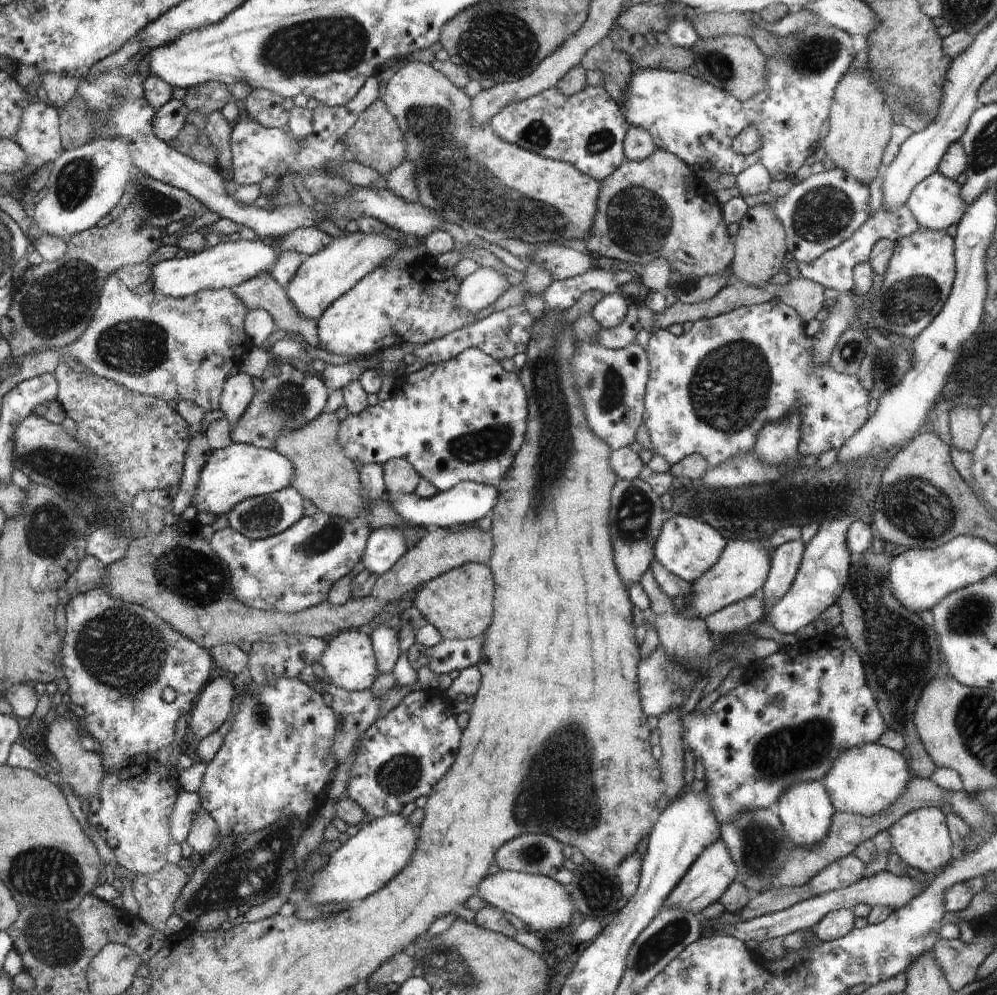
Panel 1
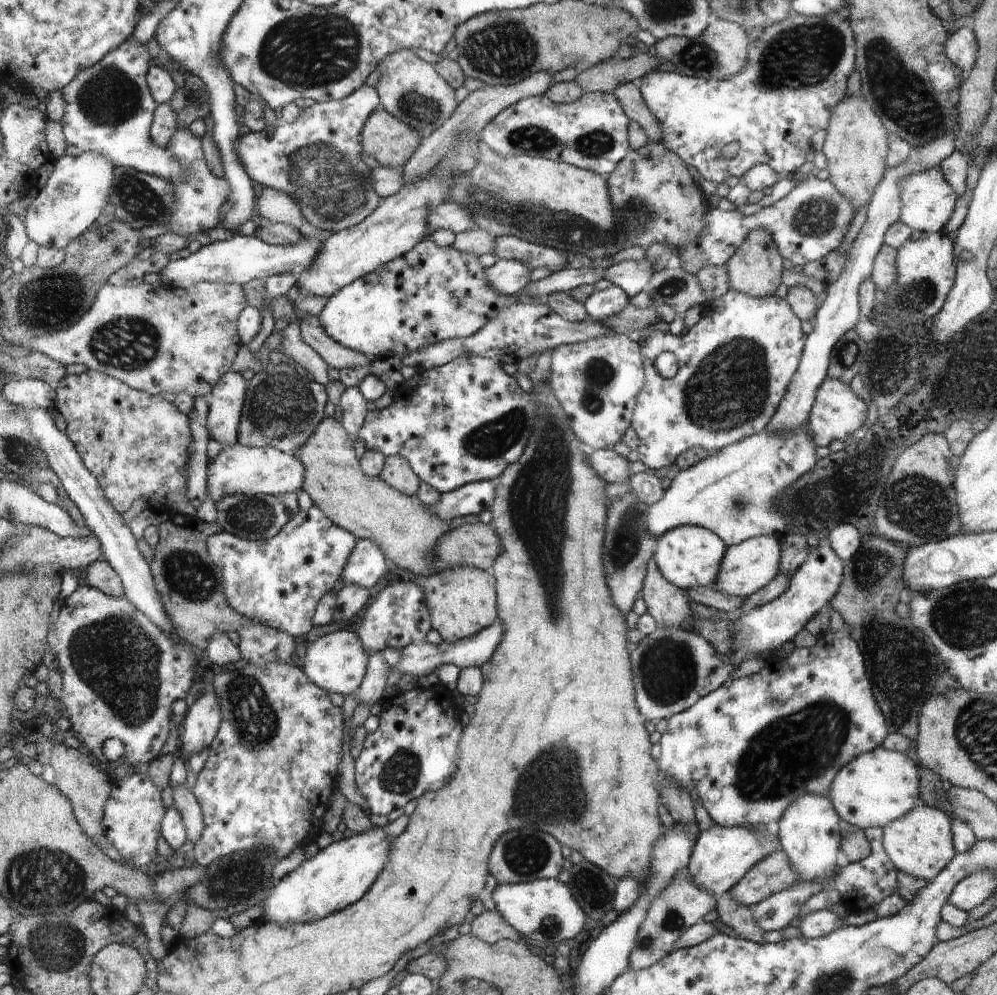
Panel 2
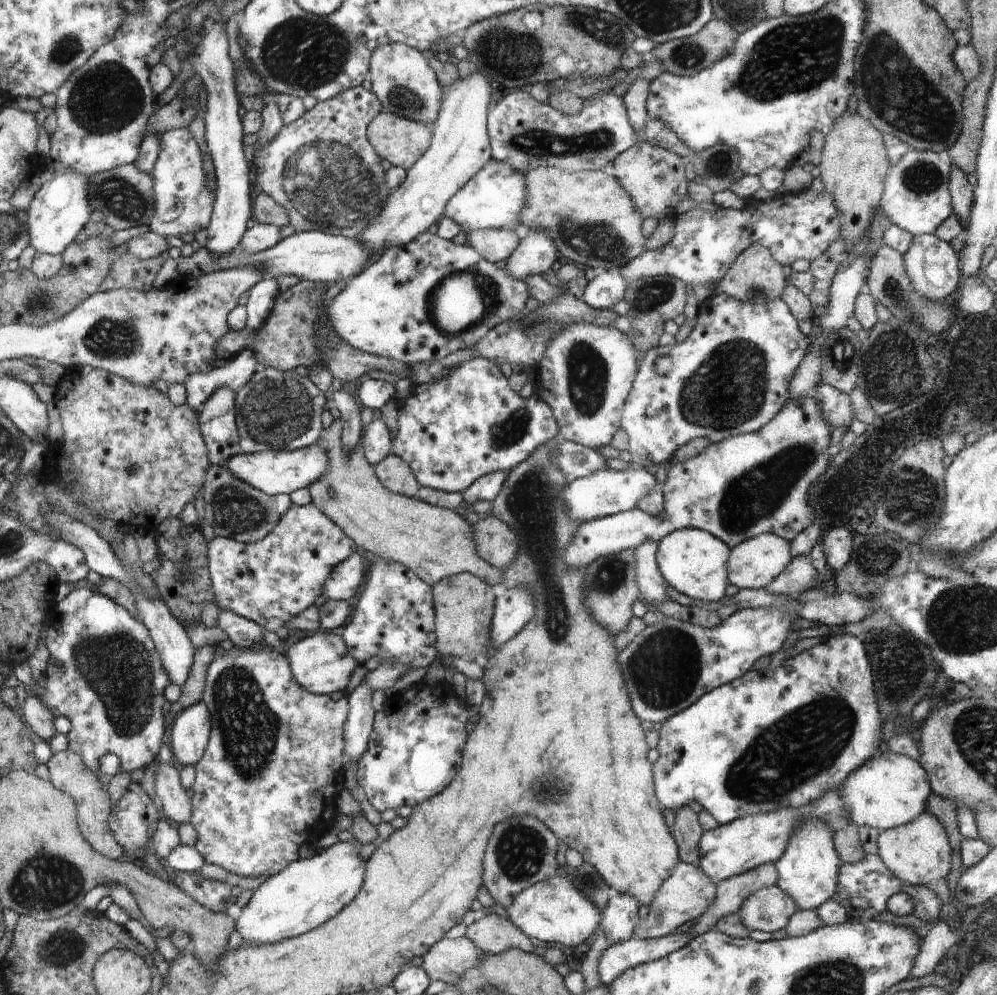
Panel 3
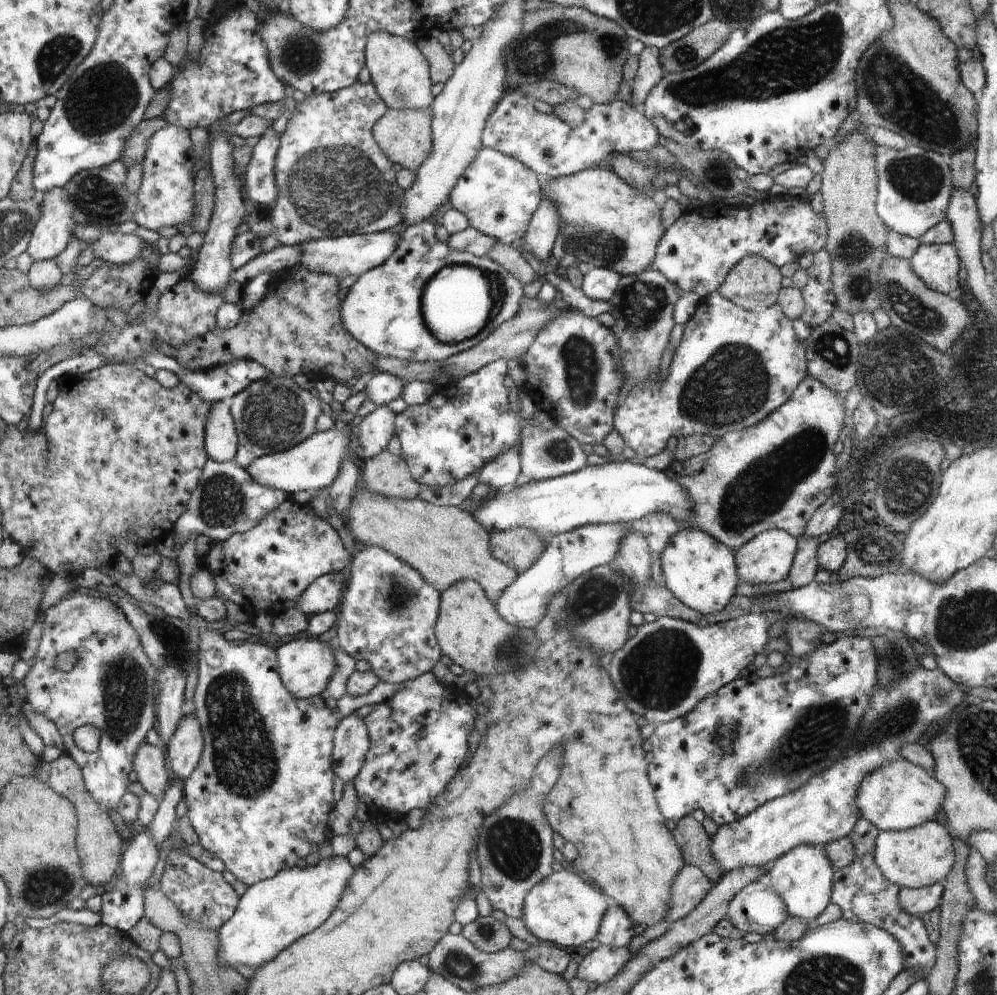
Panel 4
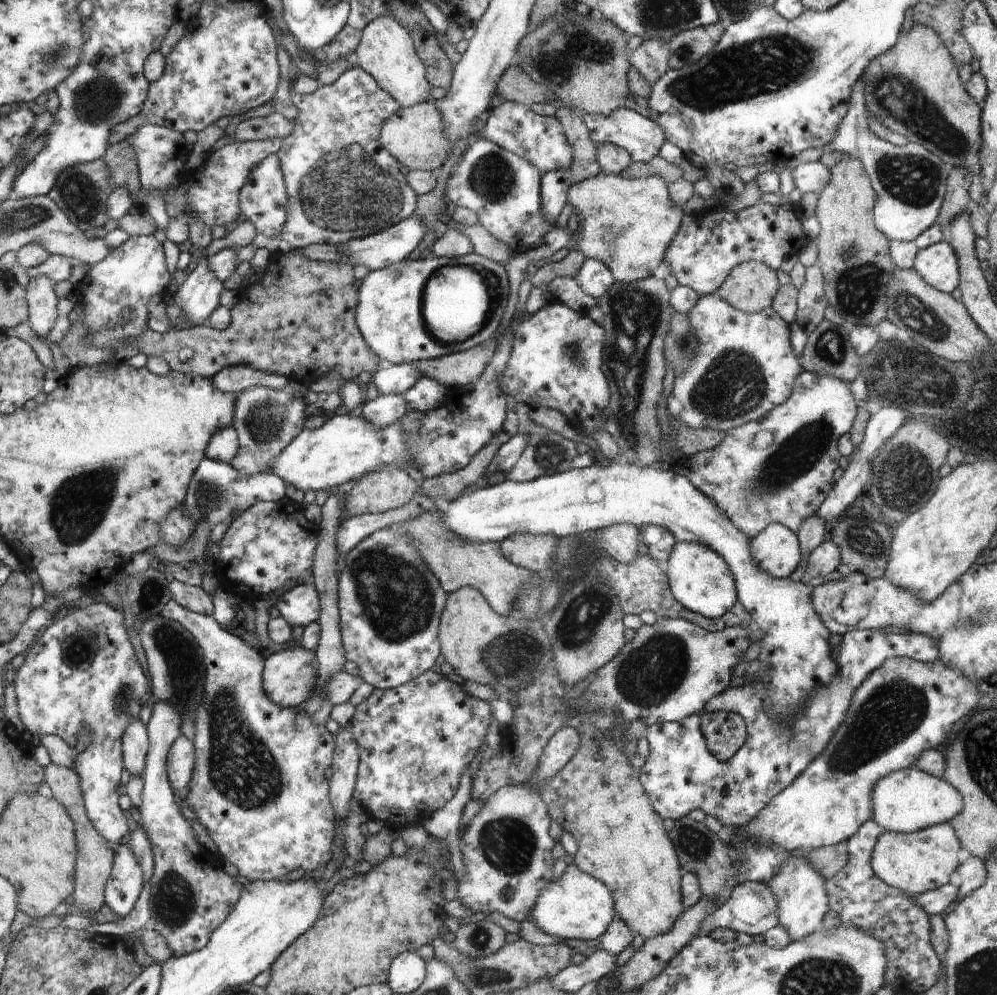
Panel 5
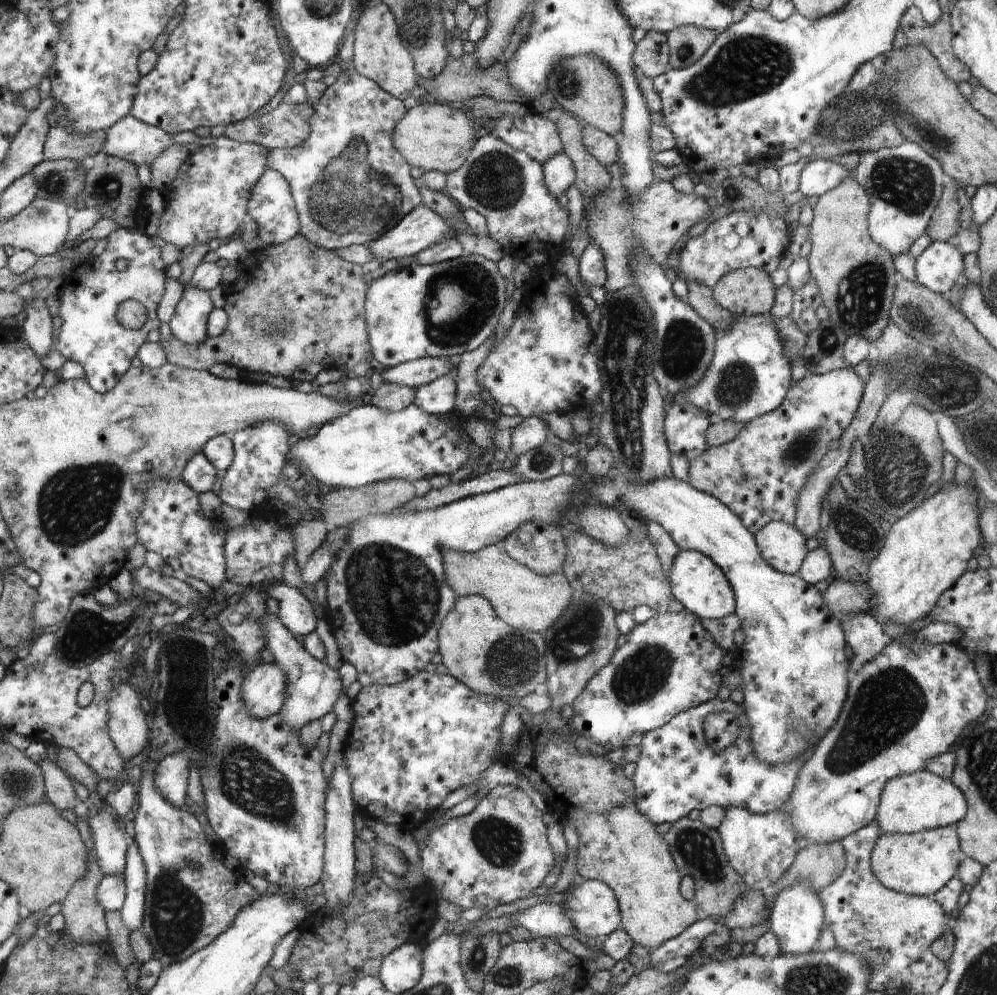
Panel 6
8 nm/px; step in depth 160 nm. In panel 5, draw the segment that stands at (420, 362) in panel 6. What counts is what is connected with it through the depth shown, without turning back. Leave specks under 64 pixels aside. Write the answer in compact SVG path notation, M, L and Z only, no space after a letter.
M413 363L393 365L390 368L378 369L371 382L382 394L403 395L418 380L419 370Z

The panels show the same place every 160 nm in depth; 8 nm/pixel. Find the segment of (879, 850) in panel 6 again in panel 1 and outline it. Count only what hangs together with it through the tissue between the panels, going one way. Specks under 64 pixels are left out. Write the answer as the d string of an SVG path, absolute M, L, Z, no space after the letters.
M922 808L894 822L887 829L891 838L891 851L910 868L922 872L924 875L941 872L953 857L953 844L950 839L946 816L938 808Z

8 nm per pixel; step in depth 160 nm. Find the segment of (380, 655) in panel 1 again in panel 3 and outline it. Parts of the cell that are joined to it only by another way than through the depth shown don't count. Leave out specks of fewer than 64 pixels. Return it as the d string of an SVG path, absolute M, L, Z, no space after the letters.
M360 683L348 696L350 712L345 726L345 750L353 761L365 752L369 736L373 732L376 711L372 708L373 688L368 683Z

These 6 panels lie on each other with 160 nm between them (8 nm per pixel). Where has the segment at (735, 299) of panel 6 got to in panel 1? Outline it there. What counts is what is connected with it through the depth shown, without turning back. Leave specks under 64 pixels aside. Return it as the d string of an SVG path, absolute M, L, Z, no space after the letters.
M758 204L749 208L747 214L741 219L738 234L733 238L735 256L731 263L733 279L744 282L748 286L763 286L772 276L779 274L786 267L786 242L784 242L784 228L778 222L772 204Z

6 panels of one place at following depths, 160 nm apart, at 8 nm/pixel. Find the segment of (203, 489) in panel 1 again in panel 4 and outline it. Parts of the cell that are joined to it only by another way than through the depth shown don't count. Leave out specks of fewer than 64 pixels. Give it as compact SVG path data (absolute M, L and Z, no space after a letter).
M333 427L325 432L318 431L288 450L262 455L252 461L246 470L257 483L284 491L291 497L298 490L313 492L331 486L340 473L342 461L350 455L356 455L357 460L361 461L352 435Z

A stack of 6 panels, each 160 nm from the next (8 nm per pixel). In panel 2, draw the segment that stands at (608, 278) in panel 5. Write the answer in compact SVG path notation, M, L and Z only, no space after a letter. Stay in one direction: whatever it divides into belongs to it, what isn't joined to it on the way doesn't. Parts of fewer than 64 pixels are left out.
M613 284L604 290L595 290L584 306L588 317L594 318L594 322L599 322L620 314L628 306L628 302L626 292Z

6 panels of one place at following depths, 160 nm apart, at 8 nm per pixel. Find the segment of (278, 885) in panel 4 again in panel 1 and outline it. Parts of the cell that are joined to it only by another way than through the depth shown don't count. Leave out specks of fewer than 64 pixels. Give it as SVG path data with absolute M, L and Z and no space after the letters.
M388 814L372 822L366 821L356 836L349 838L334 852L326 868L320 870L322 874L314 878L314 894L310 894L314 902L310 904L340 902L346 906L365 900L406 869L417 846L417 837L418 831L401 814Z

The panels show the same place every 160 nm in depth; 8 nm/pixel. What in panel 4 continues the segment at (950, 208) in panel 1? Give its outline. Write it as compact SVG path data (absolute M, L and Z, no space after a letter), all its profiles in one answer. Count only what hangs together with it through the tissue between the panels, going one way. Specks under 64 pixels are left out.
M875 144L875 165L878 177L875 209L889 229L919 239L935 224L946 220L954 189L948 156L910 144L899 151Z

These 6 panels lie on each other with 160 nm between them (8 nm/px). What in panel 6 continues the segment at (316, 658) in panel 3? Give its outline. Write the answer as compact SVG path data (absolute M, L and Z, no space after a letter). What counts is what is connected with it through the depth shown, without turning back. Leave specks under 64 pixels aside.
M276 662L258 664L243 681L243 703L253 717L279 714L287 700L287 676Z

